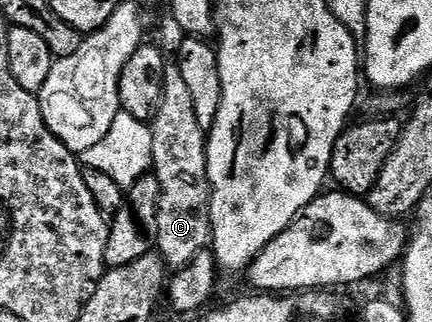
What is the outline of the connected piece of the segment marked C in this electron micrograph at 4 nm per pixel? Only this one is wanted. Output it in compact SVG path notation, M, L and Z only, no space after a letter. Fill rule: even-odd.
M168 65L164 68L164 88L162 101L156 110L155 119L151 120L152 128L152 165L151 170L160 186L160 208L158 209L158 233L155 250L169 268L179 269L190 265L196 255L201 254L212 242L212 188L208 185L208 144L206 132L198 125L194 113L194 97L182 78L180 68Z

